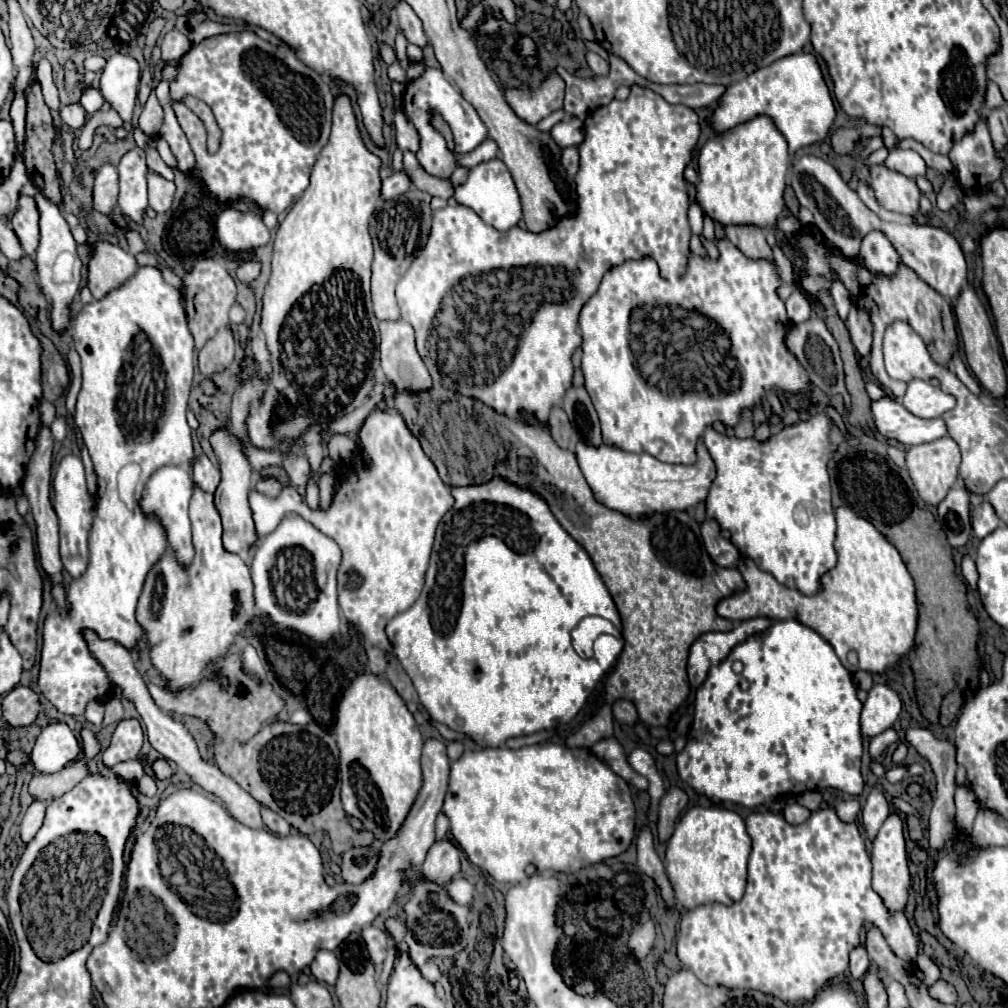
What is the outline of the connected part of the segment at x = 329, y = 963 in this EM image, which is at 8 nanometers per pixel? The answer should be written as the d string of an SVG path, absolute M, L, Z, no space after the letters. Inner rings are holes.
M318 951L316 959L310 963L312 975L326 985L334 985L338 979L338 959L332 951Z

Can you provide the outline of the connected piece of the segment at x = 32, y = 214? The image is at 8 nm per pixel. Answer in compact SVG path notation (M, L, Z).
M20 195L18 199L18 211L12 217L12 229L18 235L22 249L26 255L32 255L38 247L38 239L40 239L40 231L38 231L38 207Z

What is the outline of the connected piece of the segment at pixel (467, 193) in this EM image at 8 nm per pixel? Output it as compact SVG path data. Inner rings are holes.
M490 159L490 161L478 163L476 167L472 167L466 183L456 187L454 197L460 205L474 209L482 221L496 227L498 231L508 231L510 227L518 225L518 221L522 219L522 207L520 207L520 197L518 197L516 185L512 181L508 167L500 159Z

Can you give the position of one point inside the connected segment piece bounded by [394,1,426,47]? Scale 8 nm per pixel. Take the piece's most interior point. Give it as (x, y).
(408, 22)

